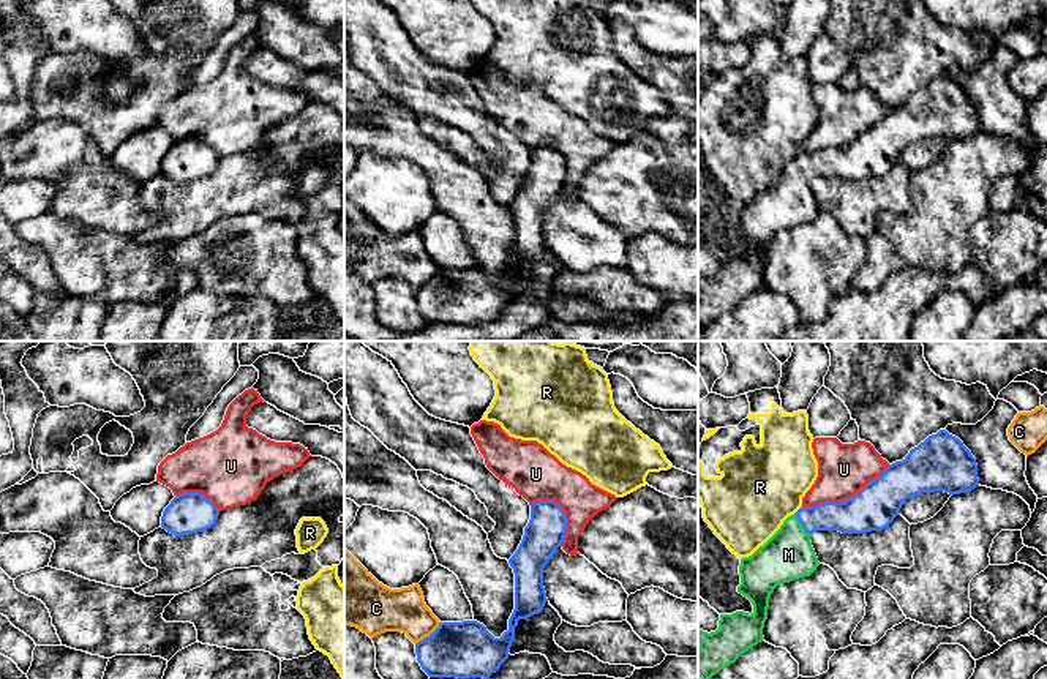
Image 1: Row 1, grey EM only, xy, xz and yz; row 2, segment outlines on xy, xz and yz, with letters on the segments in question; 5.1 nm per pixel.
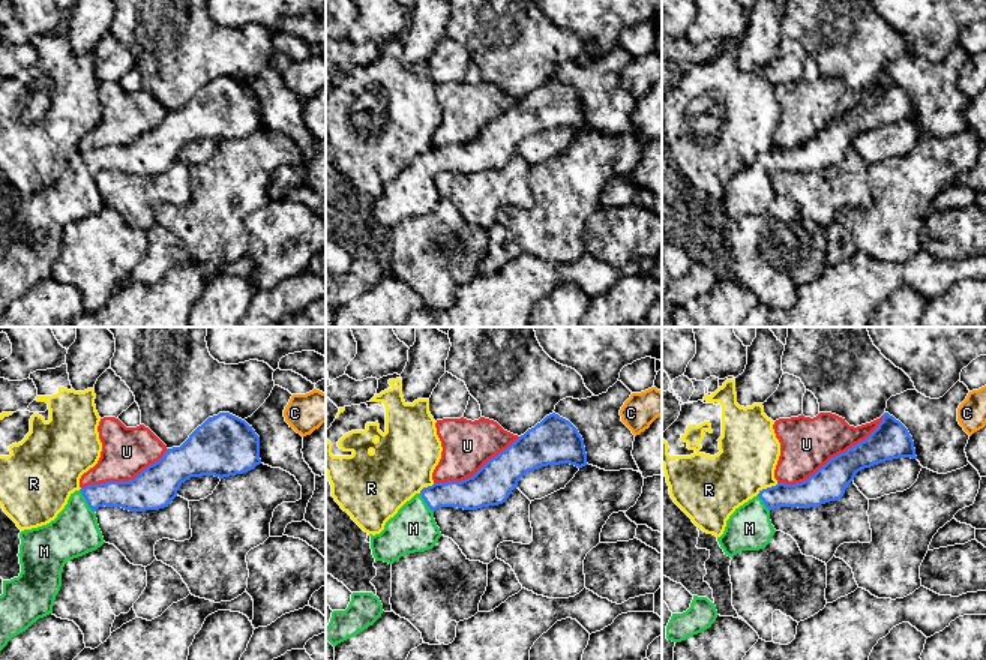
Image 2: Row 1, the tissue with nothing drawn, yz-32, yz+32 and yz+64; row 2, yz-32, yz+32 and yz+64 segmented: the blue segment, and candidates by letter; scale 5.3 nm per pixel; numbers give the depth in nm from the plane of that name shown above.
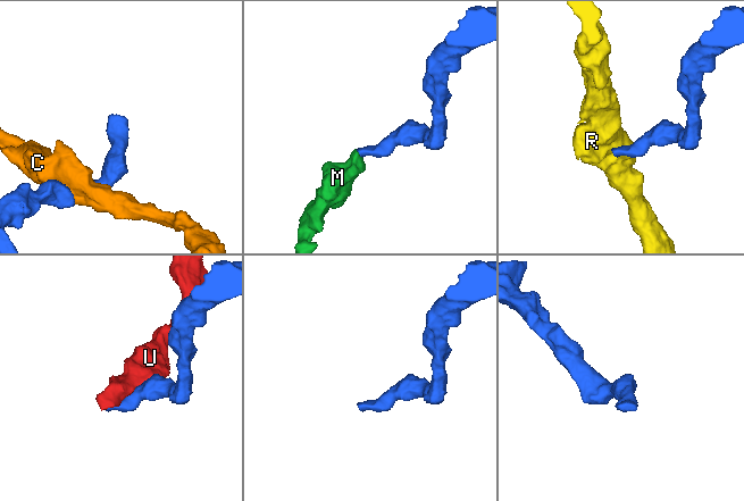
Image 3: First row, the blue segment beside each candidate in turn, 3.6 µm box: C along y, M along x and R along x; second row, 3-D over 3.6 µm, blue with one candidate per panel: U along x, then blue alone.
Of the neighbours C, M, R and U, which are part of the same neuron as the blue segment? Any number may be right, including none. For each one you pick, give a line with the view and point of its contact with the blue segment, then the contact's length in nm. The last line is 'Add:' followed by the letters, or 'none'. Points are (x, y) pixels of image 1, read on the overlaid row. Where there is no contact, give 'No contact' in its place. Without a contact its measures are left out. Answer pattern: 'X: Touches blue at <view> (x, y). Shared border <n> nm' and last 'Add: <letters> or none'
M: Touches blue at yz (801, 523). Shared border 130 nm
Add: M

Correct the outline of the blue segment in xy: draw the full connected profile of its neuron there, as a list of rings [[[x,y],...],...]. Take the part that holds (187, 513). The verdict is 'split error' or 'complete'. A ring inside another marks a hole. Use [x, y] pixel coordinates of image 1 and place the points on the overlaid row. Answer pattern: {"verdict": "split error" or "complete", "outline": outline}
{"verdict": "complete", "outline": [[[201,493],[175,496],[164,508],[161,527],[174,535],[190,535],[210,529],[220,510]]]}

